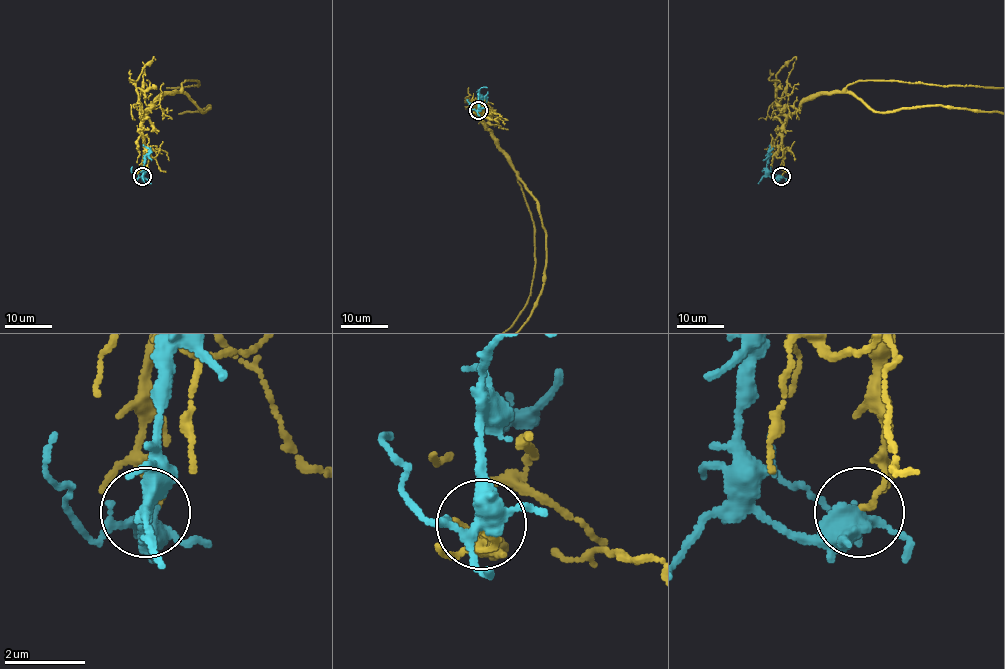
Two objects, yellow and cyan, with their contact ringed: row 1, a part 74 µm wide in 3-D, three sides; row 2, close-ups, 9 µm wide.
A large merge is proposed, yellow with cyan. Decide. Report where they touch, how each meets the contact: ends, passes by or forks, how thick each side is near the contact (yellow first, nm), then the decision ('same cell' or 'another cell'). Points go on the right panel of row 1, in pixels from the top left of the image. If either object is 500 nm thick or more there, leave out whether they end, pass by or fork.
at (781, 176); yellow ends there; cyan forks there; 130 nm thick on the yellow side, 360 nm on the other; another cell

